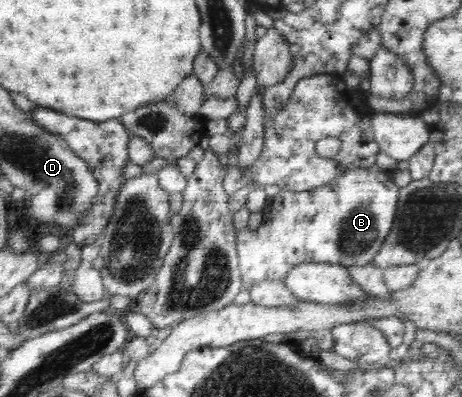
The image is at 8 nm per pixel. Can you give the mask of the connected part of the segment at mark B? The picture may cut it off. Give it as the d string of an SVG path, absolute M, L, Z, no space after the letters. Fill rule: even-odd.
M376 164L371 168L345 170L330 184L313 190L293 192L281 189L274 199L268 202L267 209L263 211L263 221L256 230L245 227L244 230L236 232L243 290L249 290L253 288L253 284L261 282L284 281L293 266L305 262L327 262L345 268L371 264L394 225L399 193L400 188L393 183L392 172Z

